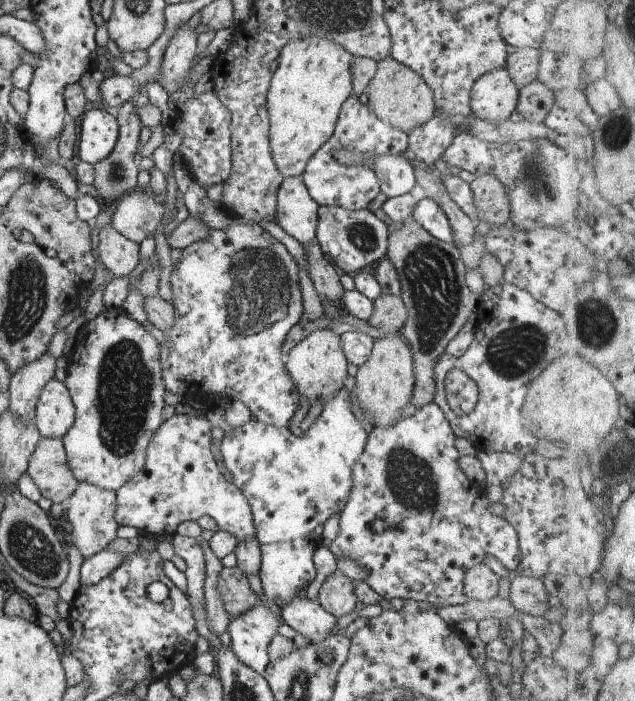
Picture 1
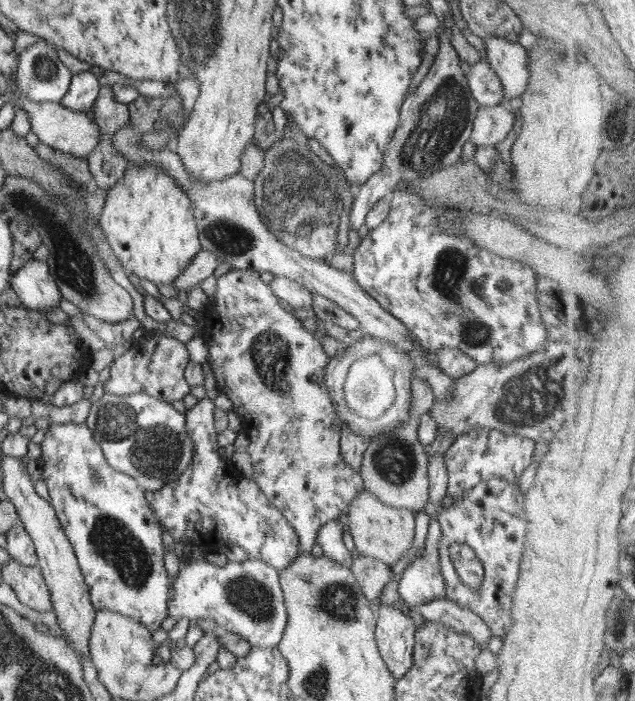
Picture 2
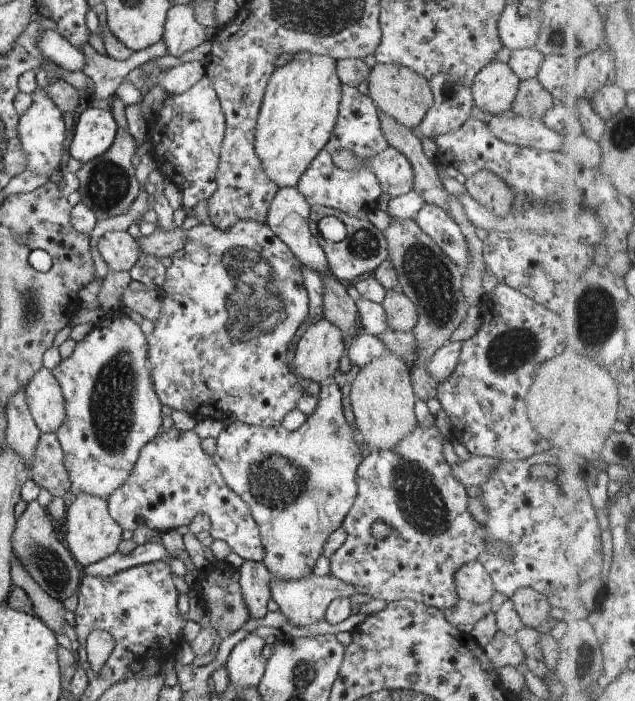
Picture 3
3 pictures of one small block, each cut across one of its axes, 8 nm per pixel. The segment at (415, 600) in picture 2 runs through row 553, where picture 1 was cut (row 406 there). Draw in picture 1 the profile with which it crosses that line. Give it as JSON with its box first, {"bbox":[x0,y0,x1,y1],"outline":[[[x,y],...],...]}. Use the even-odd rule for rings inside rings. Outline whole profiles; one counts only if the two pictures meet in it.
{"bbox":[329,401,520,609],"outline":[[[434,401],[418,407],[414,414],[407,413],[394,426],[386,426],[386,428],[369,427],[368,433],[364,452],[360,454],[360,458],[352,466],[352,488],[350,488],[350,496],[346,500],[346,506],[342,508],[340,514],[339,533],[329,546],[330,552],[332,552],[335,558],[350,558],[350,560],[354,560],[366,572],[365,581],[381,598],[386,598],[386,600],[396,602],[396,604],[400,604],[403,599],[412,599],[434,604],[439,609],[458,606],[468,600],[463,591],[464,575],[469,568],[482,563],[484,558],[493,556],[500,560],[508,570],[517,568],[520,562],[520,553],[516,529],[504,516],[498,516],[491,512],[490,501],[486,497],[486,490],[481,484],[468,480],[462,472],[458,464],[461,455],[454,446],[454,440],[456,440],[457,436],[454,434],[448,420],[446,420],[444,412],[440,410],[440,407]],[[374,518],[384,518],[388,528],[382,530],[382,532],[375,532],[374,528],[372,528]]]}

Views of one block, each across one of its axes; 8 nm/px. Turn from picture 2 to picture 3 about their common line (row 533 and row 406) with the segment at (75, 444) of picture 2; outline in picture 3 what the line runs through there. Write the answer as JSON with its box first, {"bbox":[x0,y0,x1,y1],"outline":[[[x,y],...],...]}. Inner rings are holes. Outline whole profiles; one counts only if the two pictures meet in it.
{"bbox":[52,311,163,499],"outline":[[[106,311],[84,339],[76,343],[70,357],[62,359],[52,371],[62,388],[66,404],[66,420],[55,433],[76,496],[86,492],[107,499],[130,476],[144,446],[162,430],[160,409],[163,404],[150,378],[148,348],[147,336],[140,325],[128,316]]]}

